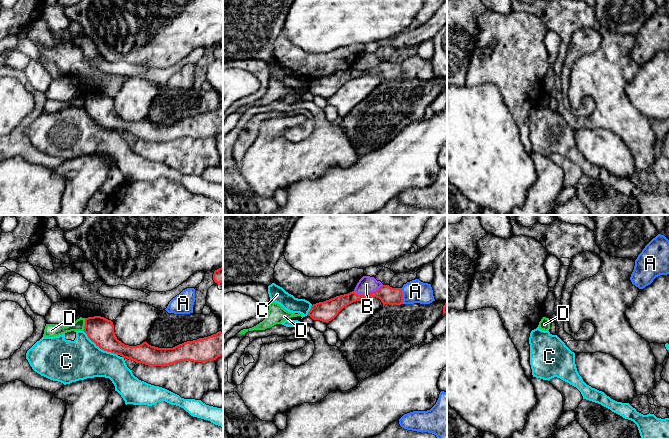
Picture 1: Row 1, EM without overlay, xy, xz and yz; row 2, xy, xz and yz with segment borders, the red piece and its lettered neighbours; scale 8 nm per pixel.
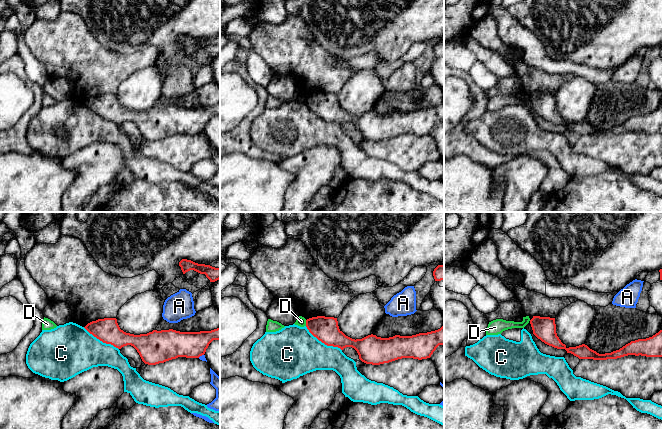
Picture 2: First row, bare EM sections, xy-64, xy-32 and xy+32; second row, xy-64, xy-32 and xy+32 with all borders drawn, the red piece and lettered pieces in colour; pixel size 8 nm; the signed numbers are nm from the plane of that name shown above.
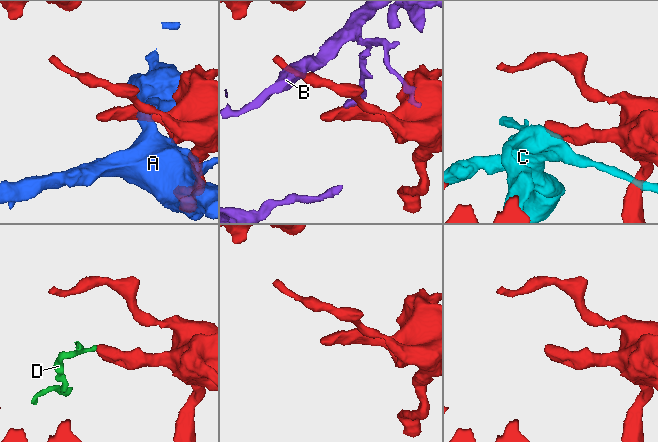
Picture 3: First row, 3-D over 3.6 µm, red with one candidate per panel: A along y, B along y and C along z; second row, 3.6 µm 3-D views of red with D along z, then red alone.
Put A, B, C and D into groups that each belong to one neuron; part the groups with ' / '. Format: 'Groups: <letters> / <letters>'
Groups: A / B / C / D

